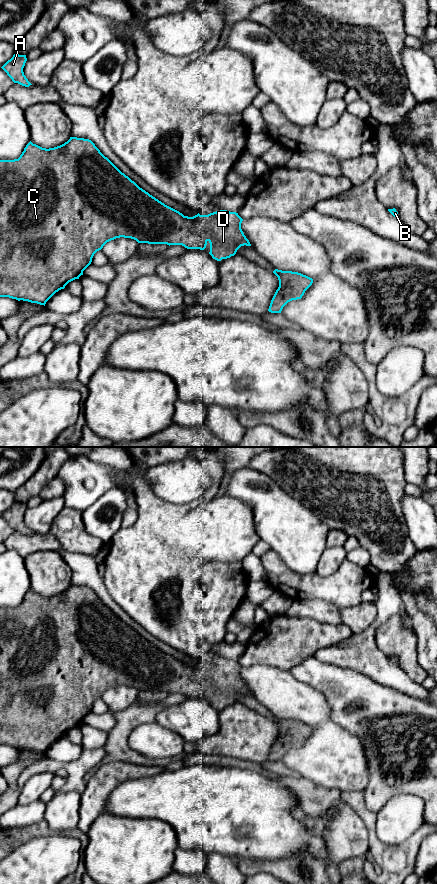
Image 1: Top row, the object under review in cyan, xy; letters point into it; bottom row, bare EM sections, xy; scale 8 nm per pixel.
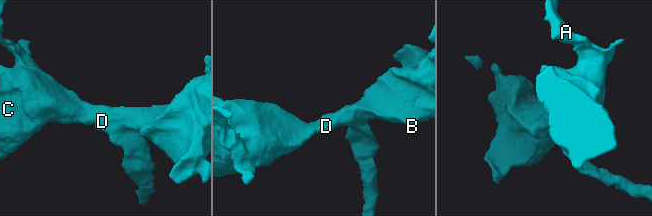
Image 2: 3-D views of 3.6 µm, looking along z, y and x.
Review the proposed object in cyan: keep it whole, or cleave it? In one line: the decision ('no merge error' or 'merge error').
no merge error

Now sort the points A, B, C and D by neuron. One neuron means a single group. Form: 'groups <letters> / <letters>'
groups A B C D

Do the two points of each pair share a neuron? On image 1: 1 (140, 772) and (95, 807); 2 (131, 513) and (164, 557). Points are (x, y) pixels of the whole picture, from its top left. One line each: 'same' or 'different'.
1: same
2: different

